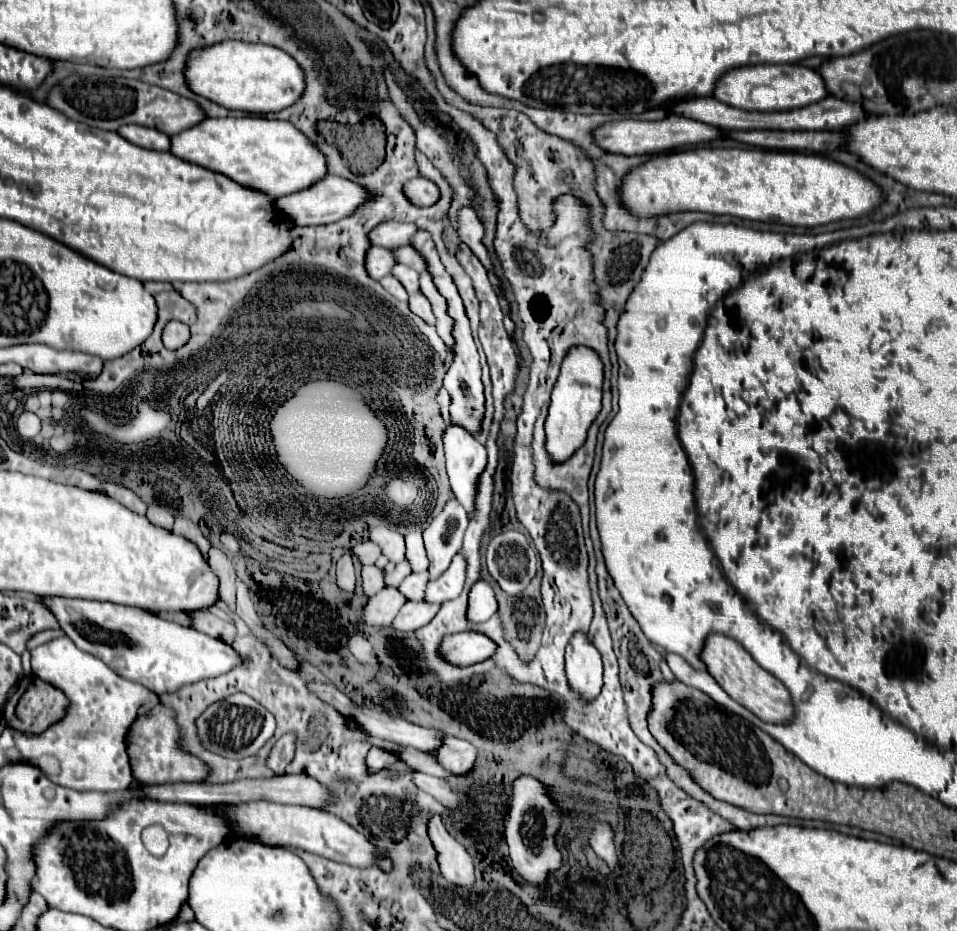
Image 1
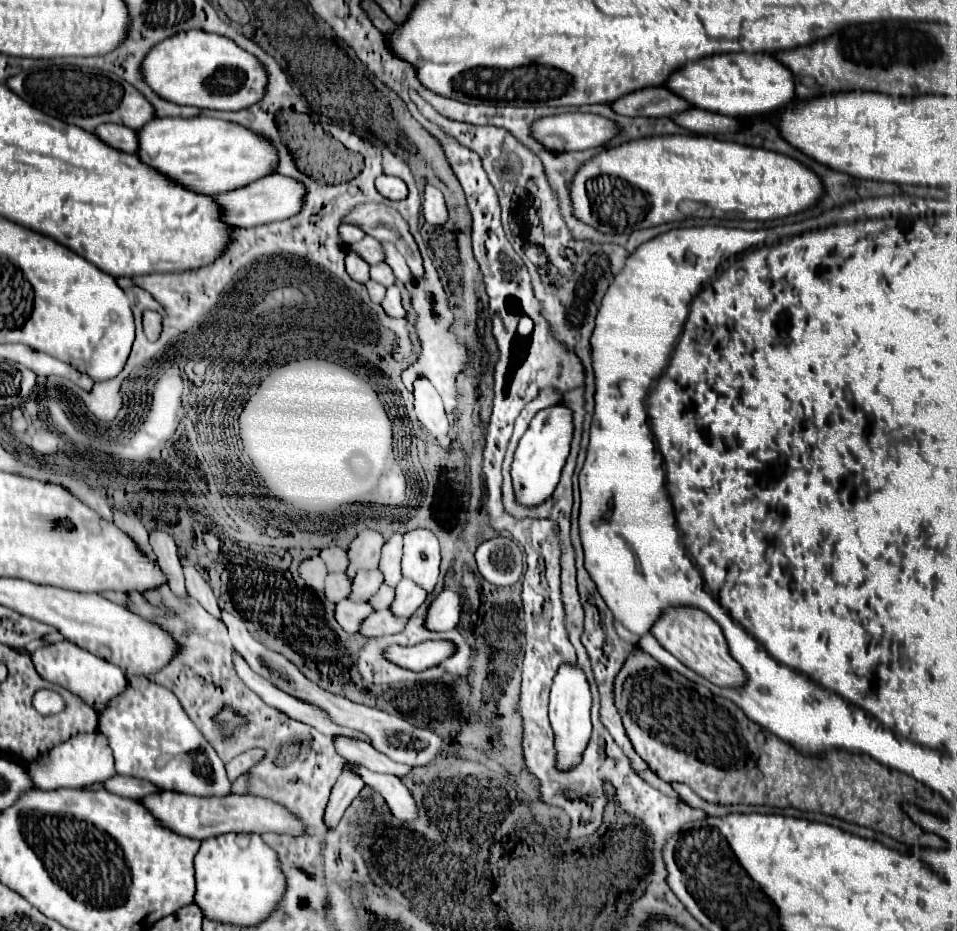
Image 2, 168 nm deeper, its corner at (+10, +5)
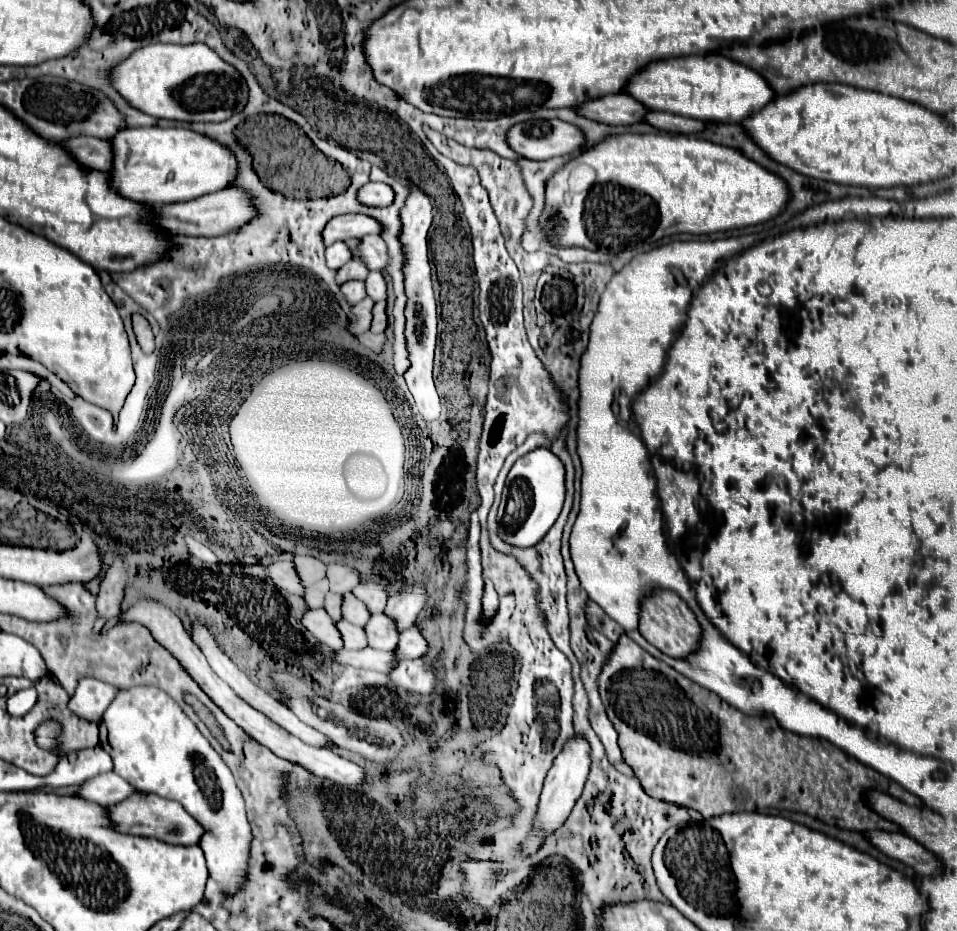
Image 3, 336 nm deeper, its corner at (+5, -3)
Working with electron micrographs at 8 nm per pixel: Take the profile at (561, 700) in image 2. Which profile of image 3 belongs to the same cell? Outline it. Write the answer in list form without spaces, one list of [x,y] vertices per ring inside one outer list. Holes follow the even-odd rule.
[[[573,736],[567,742],[565,752],[561,752],[557,756],[553,768],[549,770],[549,774],[545,778],[545,786],[543,786],[543,792],[539,796],[537,814],[535,814],[535,820],[533,820],[533,830],[529,832],[525,842],[521,844],[521,854],[523,856],[535,854],[541,848],[543,840],[547,836],[551,836],[557,828],[561,828],[561,824],[565,824],[569,812],[573,810],[573,804],[579,800],[579,796],[583,792],[583,784],[587,780],[587,774],[589,774],[589,744],[585,740]]]

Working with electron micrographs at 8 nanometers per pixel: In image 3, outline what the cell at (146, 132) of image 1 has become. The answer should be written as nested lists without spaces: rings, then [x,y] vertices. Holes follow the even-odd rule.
[[[75,136],[69,140],[59,142],[61,148],[65,148],[77,164],[89,170],[109,170],[111,168],[111,144],[101,138],[93,136]]]

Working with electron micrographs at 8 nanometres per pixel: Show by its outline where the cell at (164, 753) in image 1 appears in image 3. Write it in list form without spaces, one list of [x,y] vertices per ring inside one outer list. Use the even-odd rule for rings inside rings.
[[[135,686],[129,690],[117,692],[115,700],[103,714],[99,724],[101,730],[101,748],[113,758],[113,772],[125,778],[137,792],[153,792],[167,800],[177,800],[183,808],[205,828],[205,836],[201,836],[201,848],[205,852],[207,870],[211,878],[223,892],[233,894],[241,880],[245,880],[245,868],[249,860],[249,842],[253,838],[251,826],[245,816],[245,803],[239,788],[235,786],[231,770],[225,766],[221,756],[213,752],[211,744],[205,740],[197,726],[185,716],[185,712],[165,696],[163,690],[155,686]]]

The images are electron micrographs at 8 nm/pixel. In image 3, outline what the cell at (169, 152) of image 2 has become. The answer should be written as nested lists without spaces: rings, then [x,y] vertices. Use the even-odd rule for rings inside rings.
[[[129,128],[109,142],[113,144],[111,188],[133,202],[185,202],[227,188],[237,176],[237,160],[225,146],[185,128]]]

